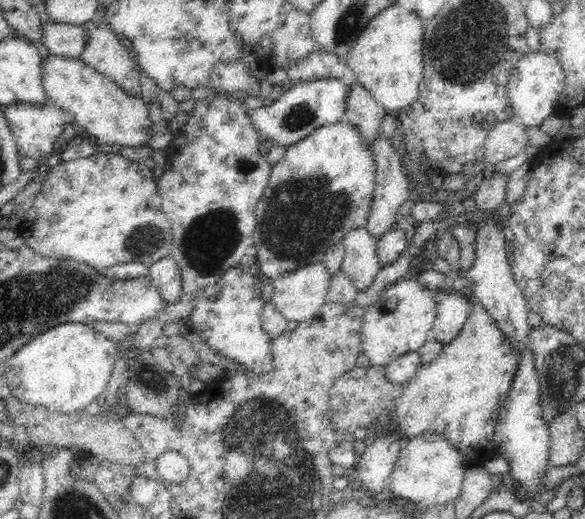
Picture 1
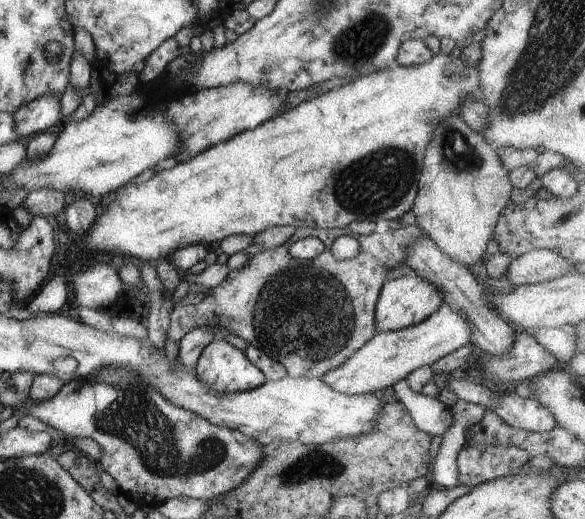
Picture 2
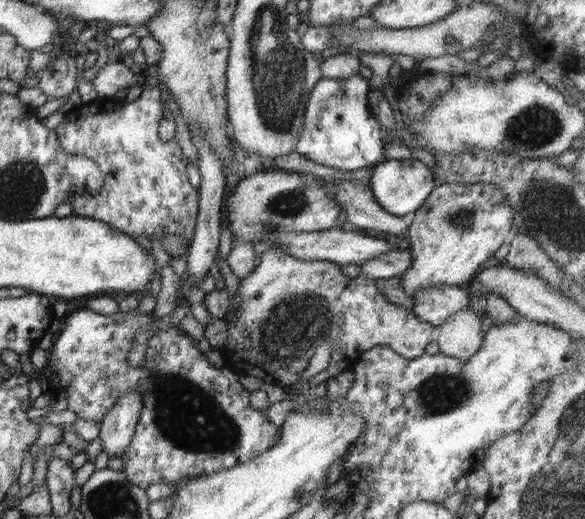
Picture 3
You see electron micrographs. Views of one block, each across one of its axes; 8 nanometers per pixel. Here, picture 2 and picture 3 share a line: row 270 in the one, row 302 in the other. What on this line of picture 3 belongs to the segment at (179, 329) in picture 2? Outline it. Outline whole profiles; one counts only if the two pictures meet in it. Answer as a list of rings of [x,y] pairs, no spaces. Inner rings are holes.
[[[270,248],[262,253],[254,270],[240,279],[238,292],[223,320],[228,324],[228,337],[218,350],[224,357],[224,366],[268,384],[298,382],[301,373],[308,368],[311,354],[327,340],[337,340],[337,343],[333,346],[328,366],[309,378],[312,384],[327,382],[329,378],[351,370],[362,354],[375,346],[389,346],[408,360],[418,358],[425,353],[426,345],[433,341],[434,330],[434,326],[420,320],[413,311],[387,301],[374,285],[374,279],[362,274],[351,278],[342,273],[340,265],[326,260],[296,260],[281,248]]]

